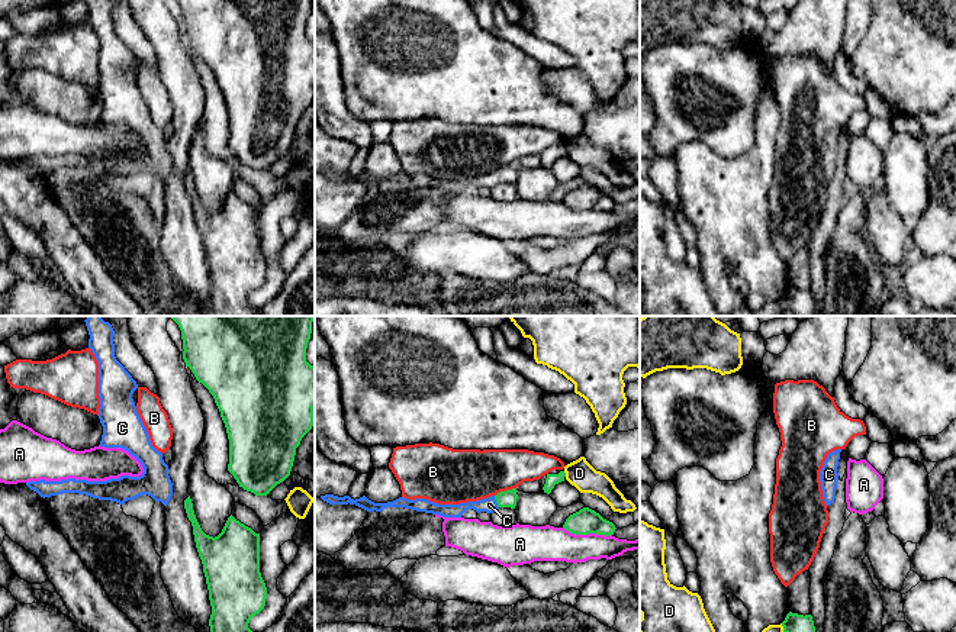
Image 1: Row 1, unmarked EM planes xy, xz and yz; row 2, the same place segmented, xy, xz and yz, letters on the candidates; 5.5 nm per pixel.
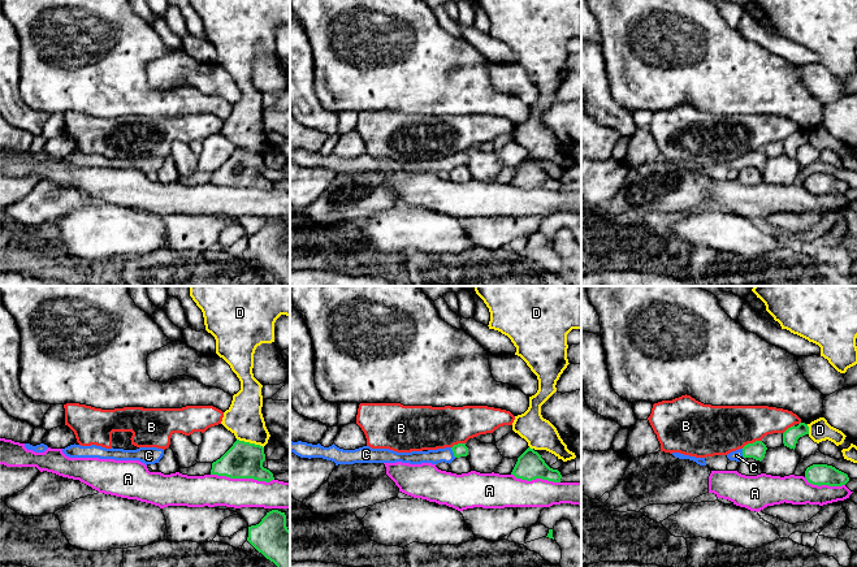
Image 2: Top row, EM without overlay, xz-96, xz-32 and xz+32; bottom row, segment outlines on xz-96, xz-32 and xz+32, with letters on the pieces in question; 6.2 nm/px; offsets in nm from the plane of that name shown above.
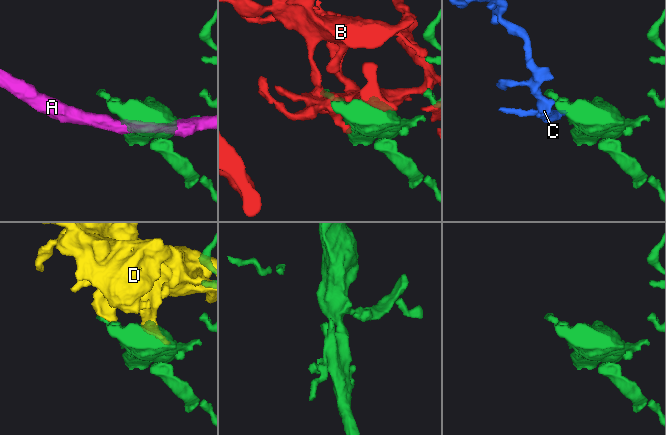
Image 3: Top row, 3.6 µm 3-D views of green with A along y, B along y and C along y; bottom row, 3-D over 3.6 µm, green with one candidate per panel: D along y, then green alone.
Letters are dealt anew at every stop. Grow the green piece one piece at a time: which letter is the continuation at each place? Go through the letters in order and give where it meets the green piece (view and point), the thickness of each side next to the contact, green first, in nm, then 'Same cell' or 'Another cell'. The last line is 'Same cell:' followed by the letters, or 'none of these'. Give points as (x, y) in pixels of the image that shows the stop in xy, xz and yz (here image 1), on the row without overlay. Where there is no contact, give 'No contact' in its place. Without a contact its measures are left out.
A: Touches green at xz (588, 208). Thickness 140 nm (green) against 190 nm. Another cell
B: Touches green at xz (507, 165). Thickness 100 nm (green) against 280 nm. Another cell
C: Touches green at xz (496, 177). Thickness 100 nm (green) against 90 nm. Same cell
D: Touches green at xz (565, 150). Thickness 70 nm (green) against 150 nm. Another cell
Same cell: C

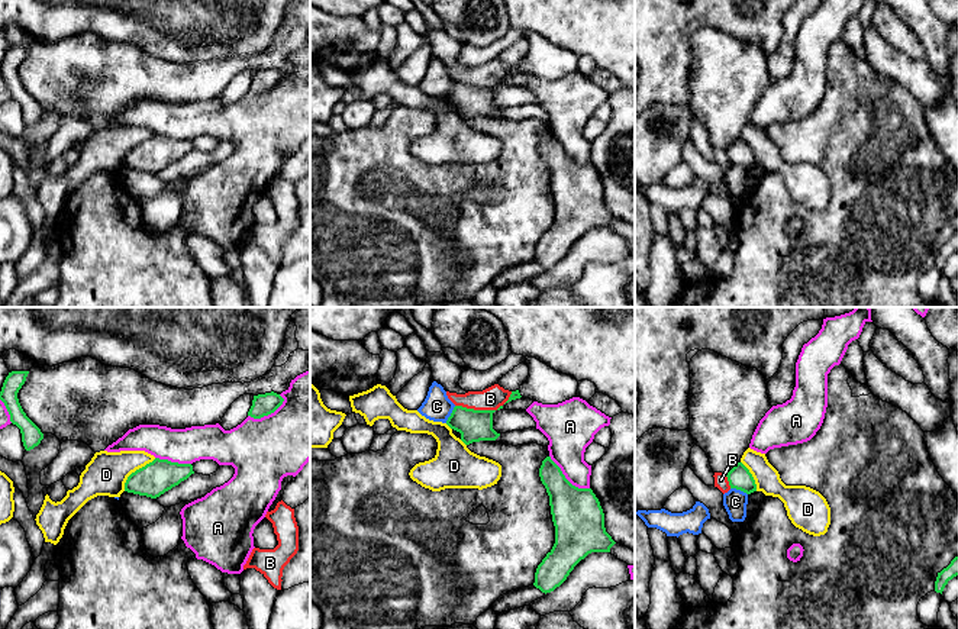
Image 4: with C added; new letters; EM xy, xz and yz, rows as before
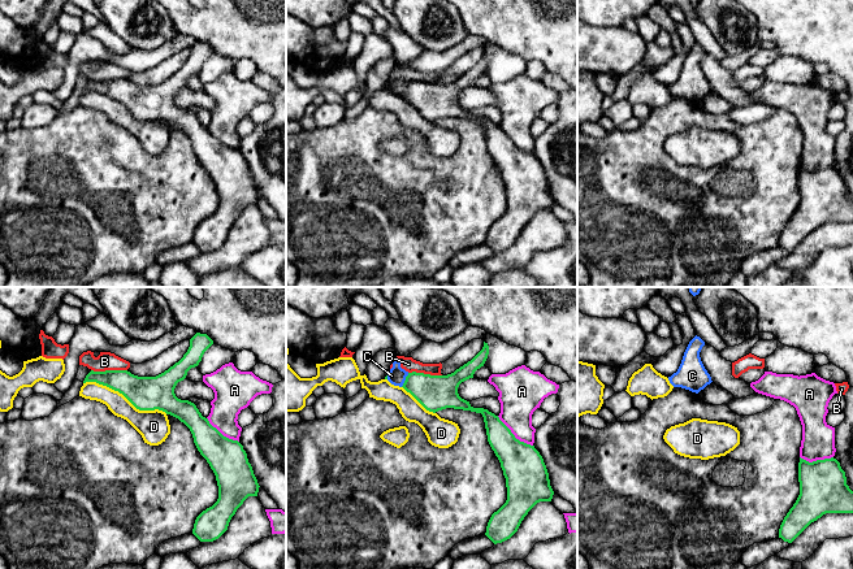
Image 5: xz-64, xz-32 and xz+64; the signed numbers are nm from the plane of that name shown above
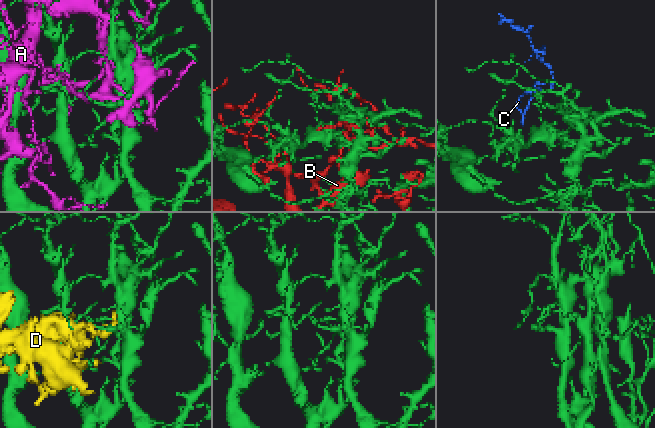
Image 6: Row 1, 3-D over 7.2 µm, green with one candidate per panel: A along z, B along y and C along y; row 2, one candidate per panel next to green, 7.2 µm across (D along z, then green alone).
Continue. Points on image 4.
A: Touches green at xz (565, 154). Thickness 280 nm (green) against 240 nm. Another cell
B: Touches green at xz (484, 86). Thickness 180 nm (green) against 130 nm. Another cell
C: Touches green at xz (451, 90). Thickness 180 nm (green) against 160 nm. Another cell
D: Touches green at xy (136, 145). Thickness 190 nm (green) against 220 nm. Another cell
Same cell: none of these

